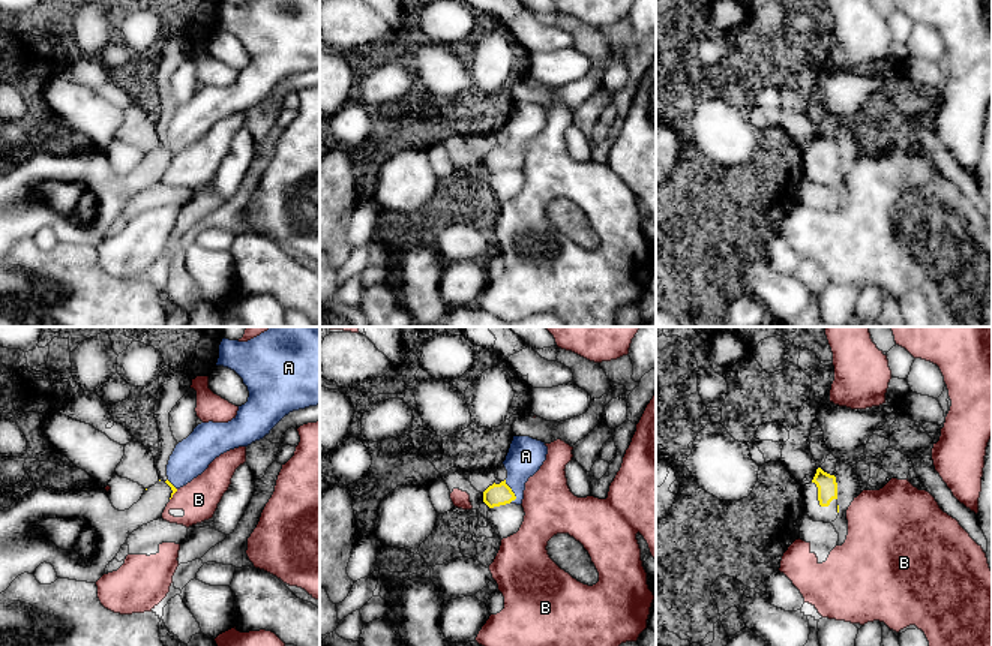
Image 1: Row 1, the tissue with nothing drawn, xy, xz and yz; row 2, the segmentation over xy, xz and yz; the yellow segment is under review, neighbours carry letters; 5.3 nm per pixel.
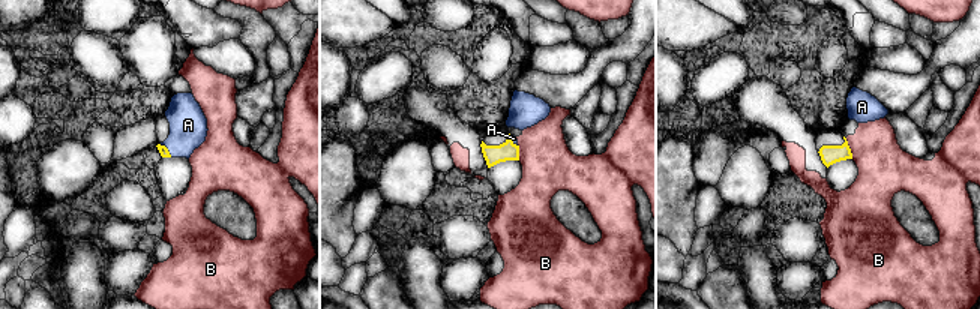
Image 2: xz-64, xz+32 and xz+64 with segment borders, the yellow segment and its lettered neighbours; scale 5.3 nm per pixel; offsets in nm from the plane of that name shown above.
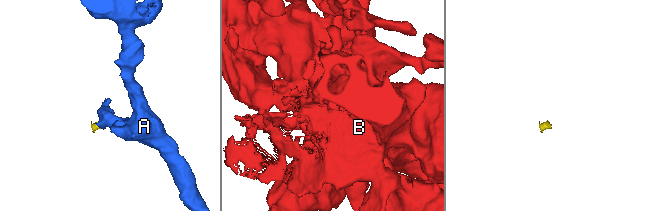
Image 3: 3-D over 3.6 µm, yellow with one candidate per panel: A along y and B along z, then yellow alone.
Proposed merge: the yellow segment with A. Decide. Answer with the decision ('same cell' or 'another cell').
same cell

